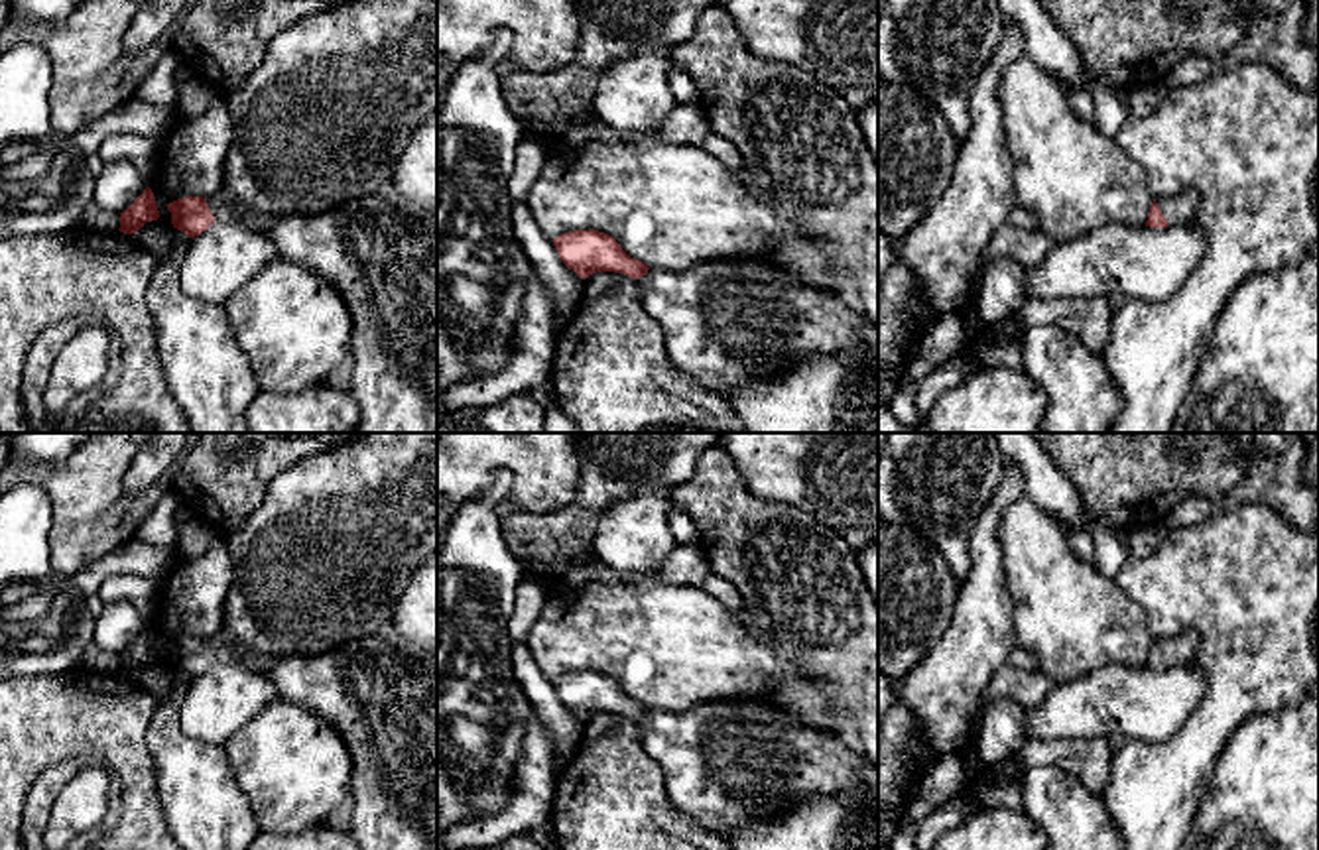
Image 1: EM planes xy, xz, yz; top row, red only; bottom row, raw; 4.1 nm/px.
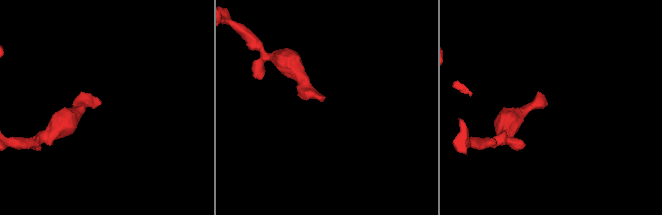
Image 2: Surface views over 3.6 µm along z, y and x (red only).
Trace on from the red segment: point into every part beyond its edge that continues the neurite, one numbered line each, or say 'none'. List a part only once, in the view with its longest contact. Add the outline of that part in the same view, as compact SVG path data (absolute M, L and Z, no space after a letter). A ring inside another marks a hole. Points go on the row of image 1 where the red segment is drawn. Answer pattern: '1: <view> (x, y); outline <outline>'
1: yz (1178, 209); outline M1185 191L1181 195L1158 197L1156 203L1169 224L1185 224L1197 212L1199 193Z

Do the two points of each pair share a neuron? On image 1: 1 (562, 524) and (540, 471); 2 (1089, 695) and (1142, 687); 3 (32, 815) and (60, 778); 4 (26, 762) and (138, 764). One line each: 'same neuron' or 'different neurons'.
1: different neurons
2: same neuron
3: same neuron
4: same neuron

